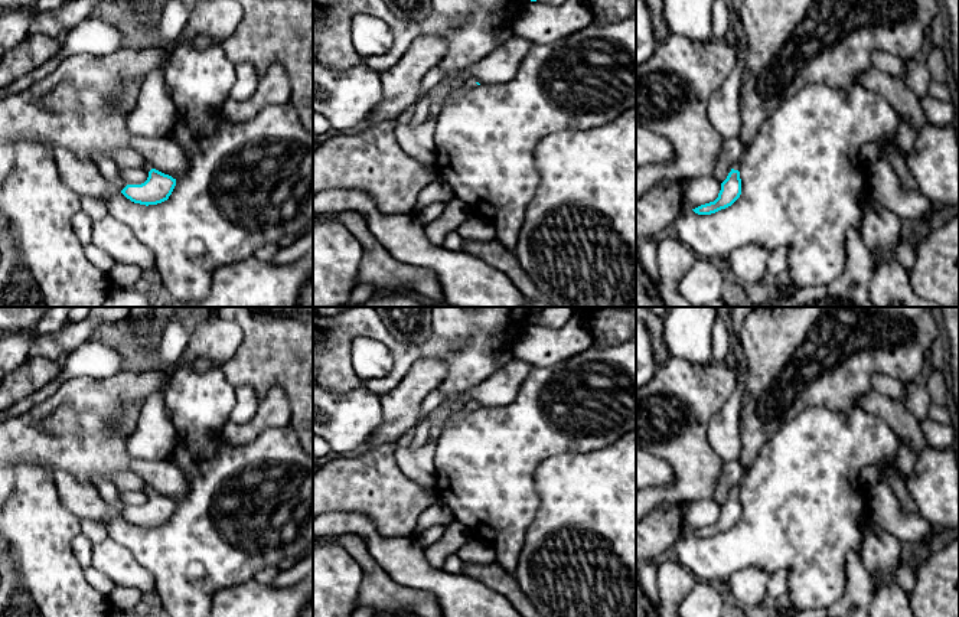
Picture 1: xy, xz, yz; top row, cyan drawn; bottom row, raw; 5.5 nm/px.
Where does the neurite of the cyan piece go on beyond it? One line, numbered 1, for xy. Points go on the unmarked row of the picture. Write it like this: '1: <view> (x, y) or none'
1: none

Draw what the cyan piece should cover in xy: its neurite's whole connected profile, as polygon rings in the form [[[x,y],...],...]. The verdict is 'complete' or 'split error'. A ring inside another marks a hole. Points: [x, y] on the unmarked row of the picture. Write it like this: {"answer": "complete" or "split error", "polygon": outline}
{"answer": "complete", "polygon": [[[151,492],[144,506],[127,507],[121,516],[134,526],[149,529],[167,523],[174,509],[176,502],[156,492]]]}

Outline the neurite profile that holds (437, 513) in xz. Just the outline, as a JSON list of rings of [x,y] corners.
[[[436,502],[418,518],[414,536],[420,535],[421,532],[434,525],[448,526],[454,520],[456,519],[451,509],[444,503]]]

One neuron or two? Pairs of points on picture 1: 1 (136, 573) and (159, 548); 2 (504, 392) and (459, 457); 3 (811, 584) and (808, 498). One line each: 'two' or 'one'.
1: two
2: two
3: one

